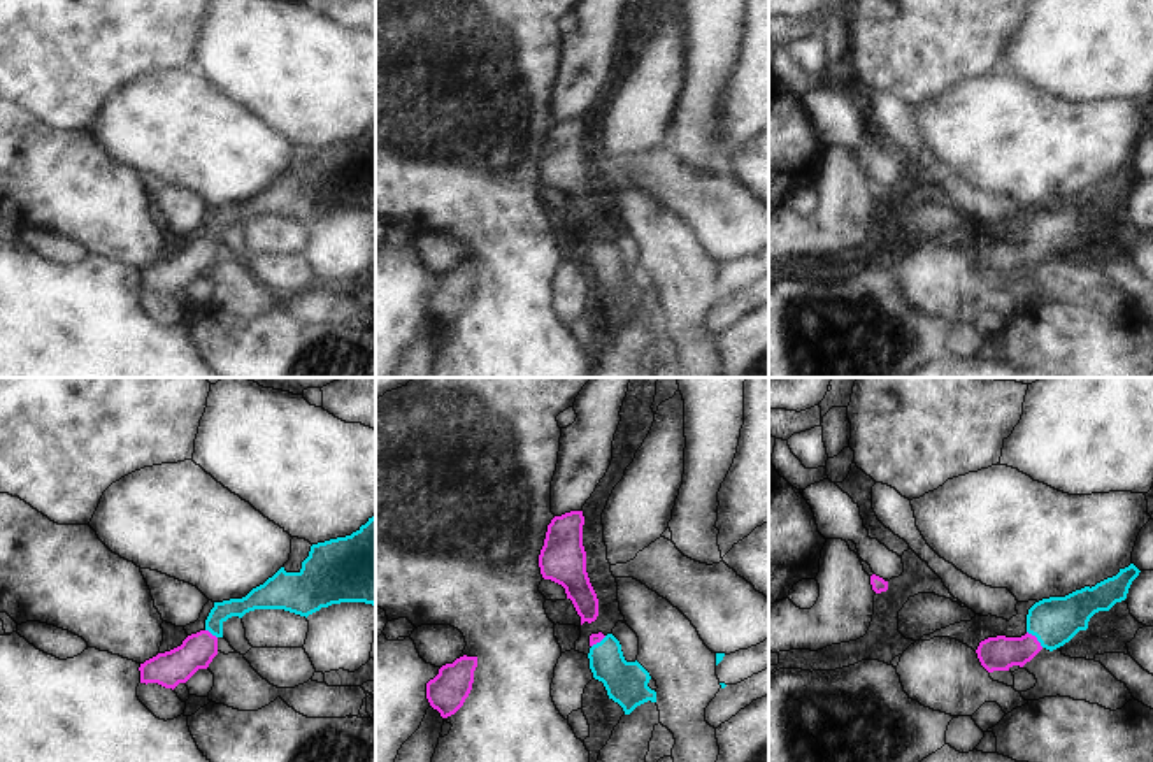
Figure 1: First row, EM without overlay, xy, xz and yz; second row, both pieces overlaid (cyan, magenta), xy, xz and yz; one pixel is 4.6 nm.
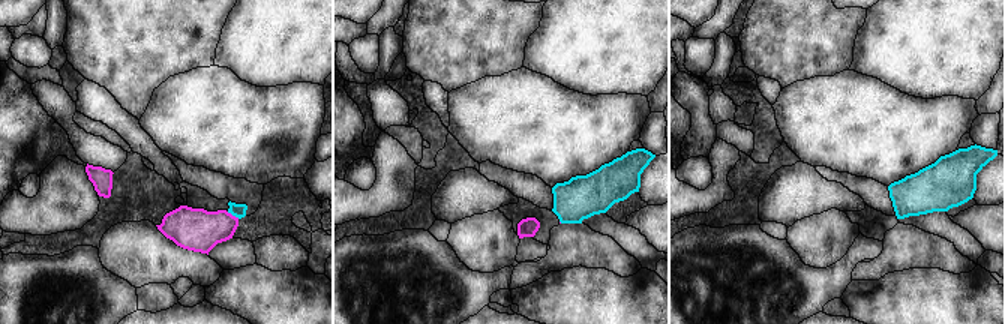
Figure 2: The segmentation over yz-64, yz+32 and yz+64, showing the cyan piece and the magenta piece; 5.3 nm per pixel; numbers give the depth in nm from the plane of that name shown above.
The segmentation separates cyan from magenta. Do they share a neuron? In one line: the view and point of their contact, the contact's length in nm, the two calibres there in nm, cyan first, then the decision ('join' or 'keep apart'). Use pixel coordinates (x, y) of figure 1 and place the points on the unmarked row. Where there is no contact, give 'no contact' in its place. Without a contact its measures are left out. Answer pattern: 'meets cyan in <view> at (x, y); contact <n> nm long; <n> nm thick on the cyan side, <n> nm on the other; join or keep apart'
meets cyan in yz at (1036, 243); contact 110 nm long; 220 nm thick on the cyan side, 160 nm on the other; join

